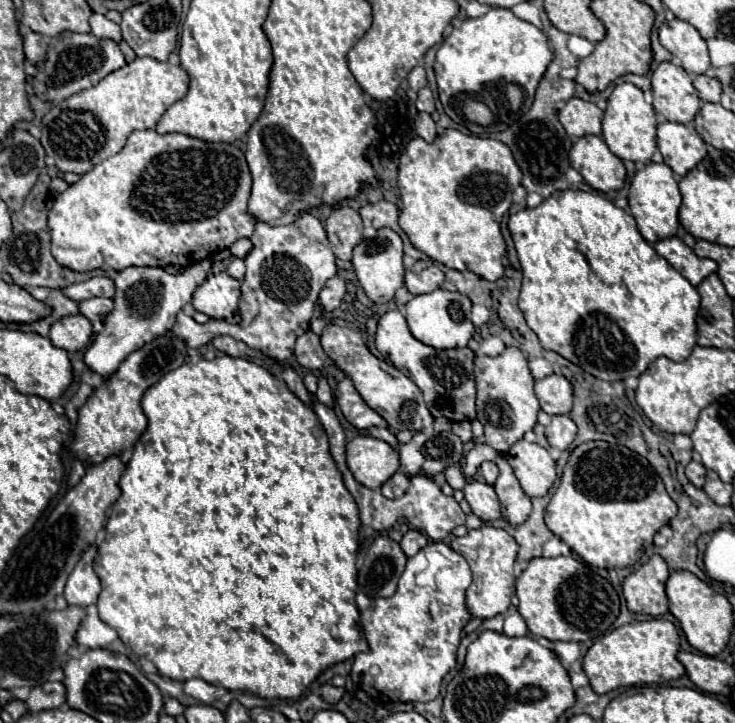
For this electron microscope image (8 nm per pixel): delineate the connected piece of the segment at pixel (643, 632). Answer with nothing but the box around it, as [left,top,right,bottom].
[584,618,686,694]

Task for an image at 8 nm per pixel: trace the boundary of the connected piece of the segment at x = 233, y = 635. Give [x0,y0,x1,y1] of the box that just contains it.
[94,356,368,700]

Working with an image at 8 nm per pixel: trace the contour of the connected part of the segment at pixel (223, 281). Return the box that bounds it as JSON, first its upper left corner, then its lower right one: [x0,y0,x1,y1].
[192,272,240,320]

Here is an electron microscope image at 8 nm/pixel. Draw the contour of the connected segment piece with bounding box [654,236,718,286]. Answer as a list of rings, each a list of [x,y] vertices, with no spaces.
[[[672,236],[666,240],[660,240],[654,244],[654,250],[664,256],[692,286],[698,286],[708,274],[716,272],[718,266],[710,258],[700,258],[694,254],[692,248],[688,248],[680,238]]]

